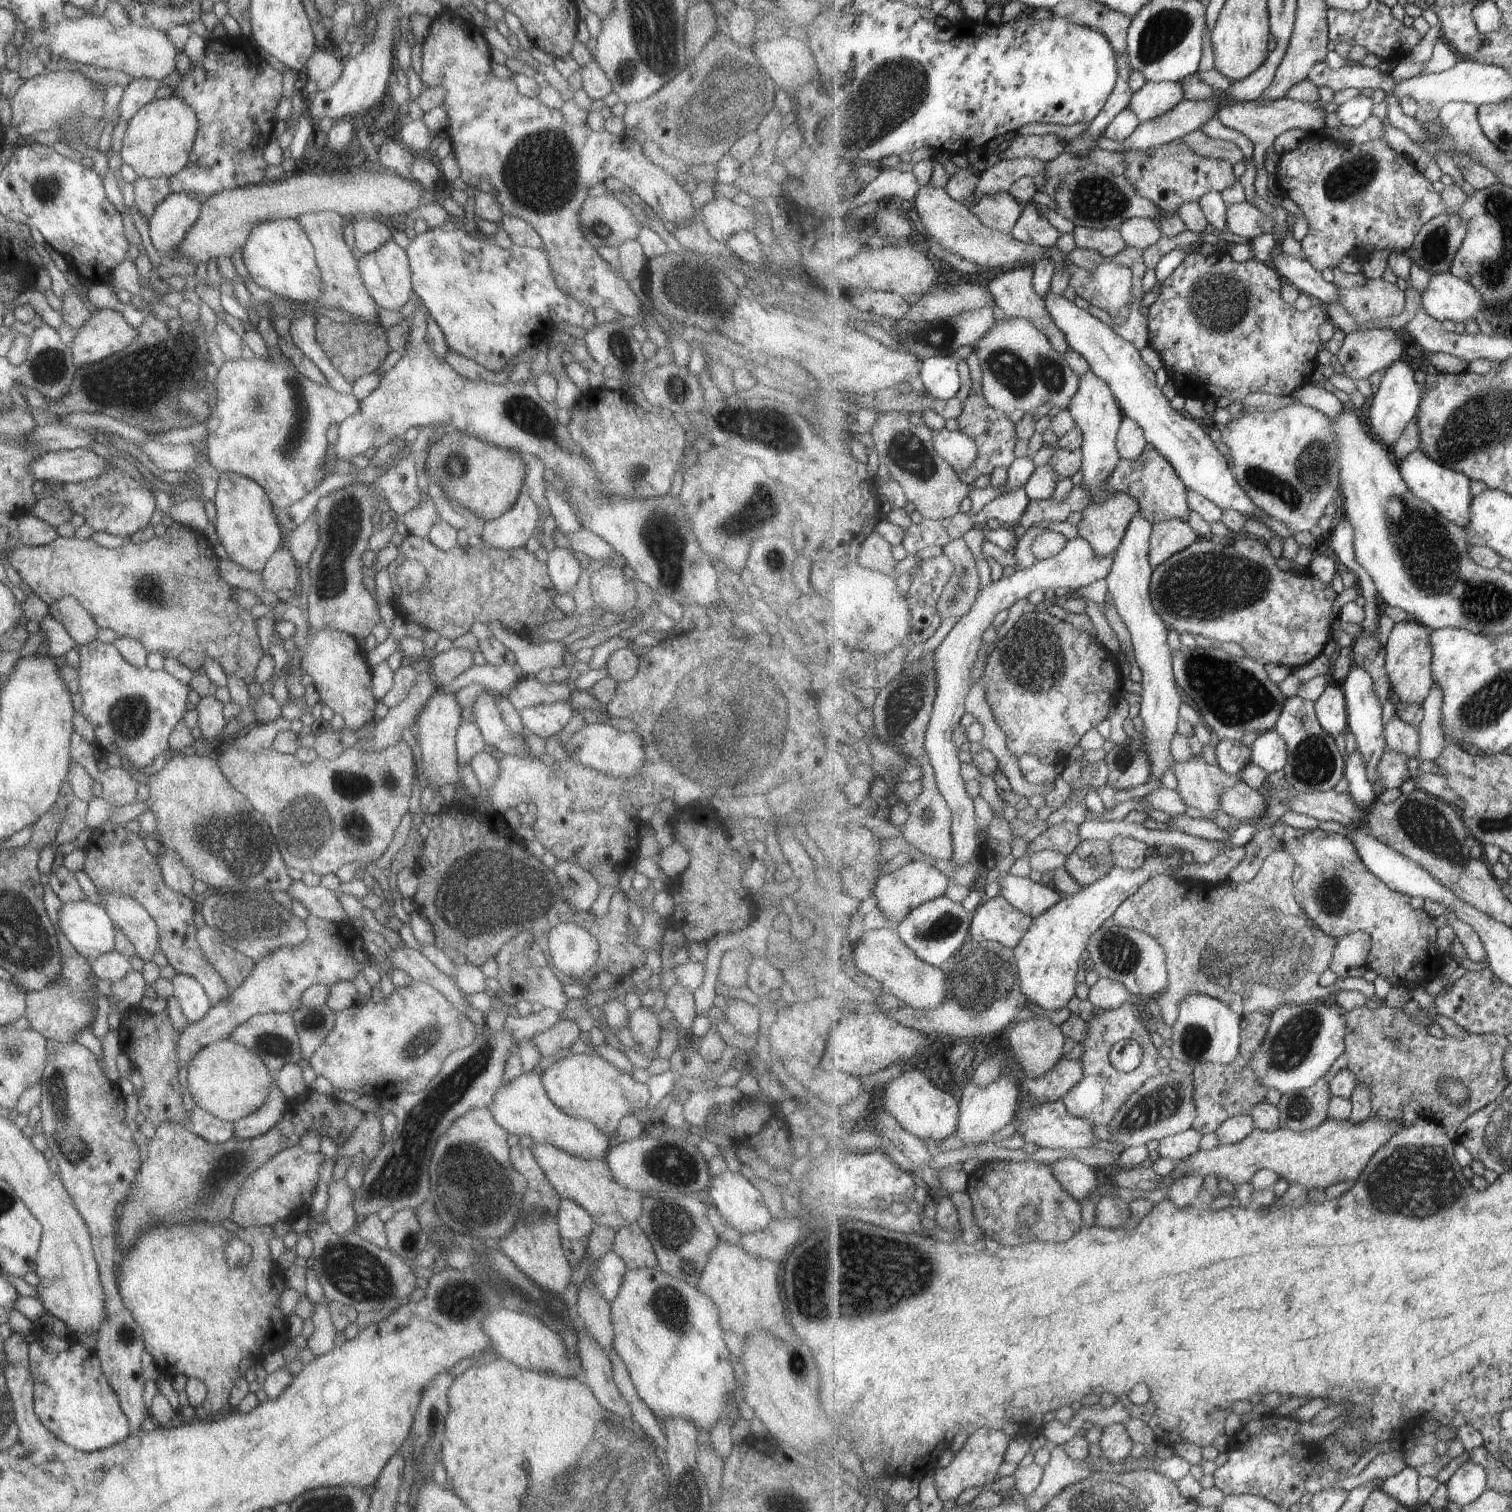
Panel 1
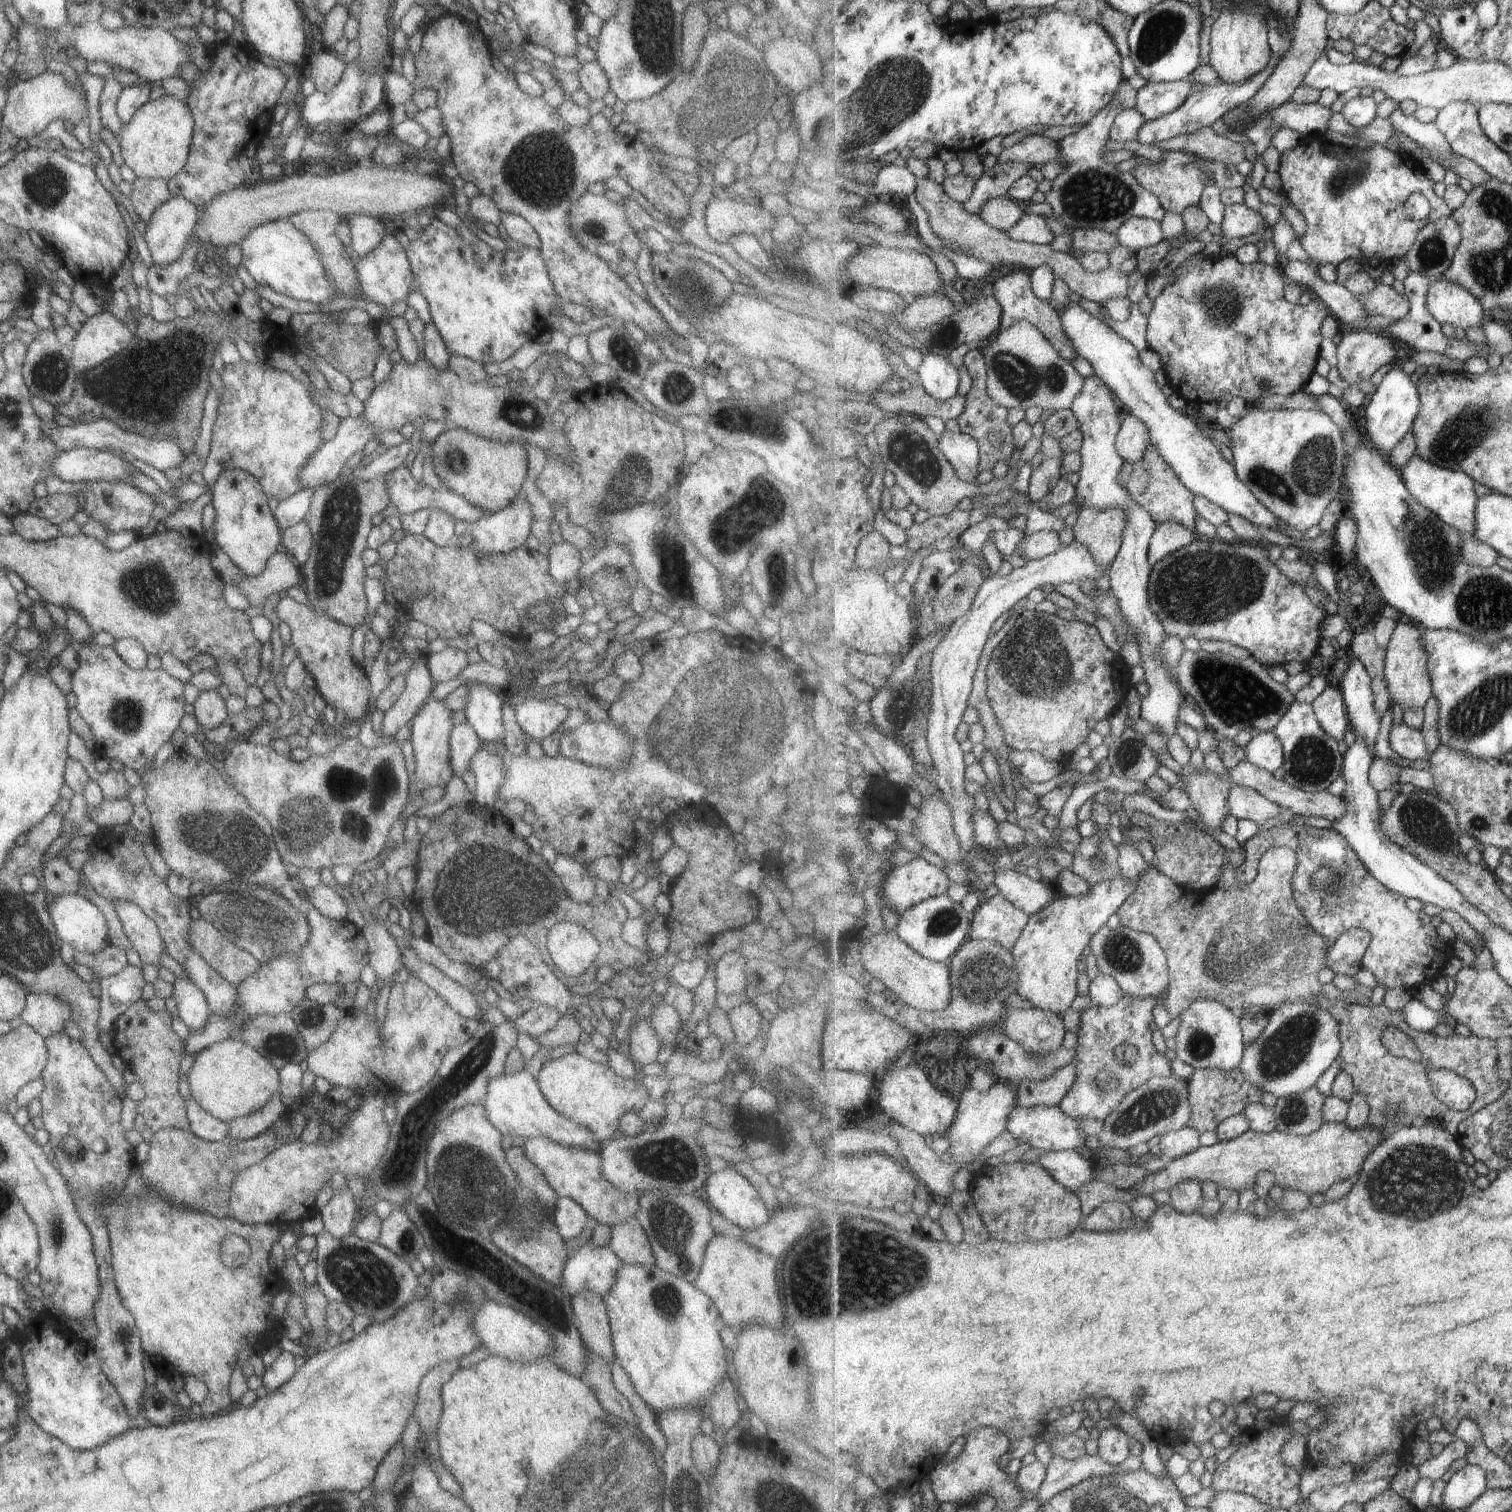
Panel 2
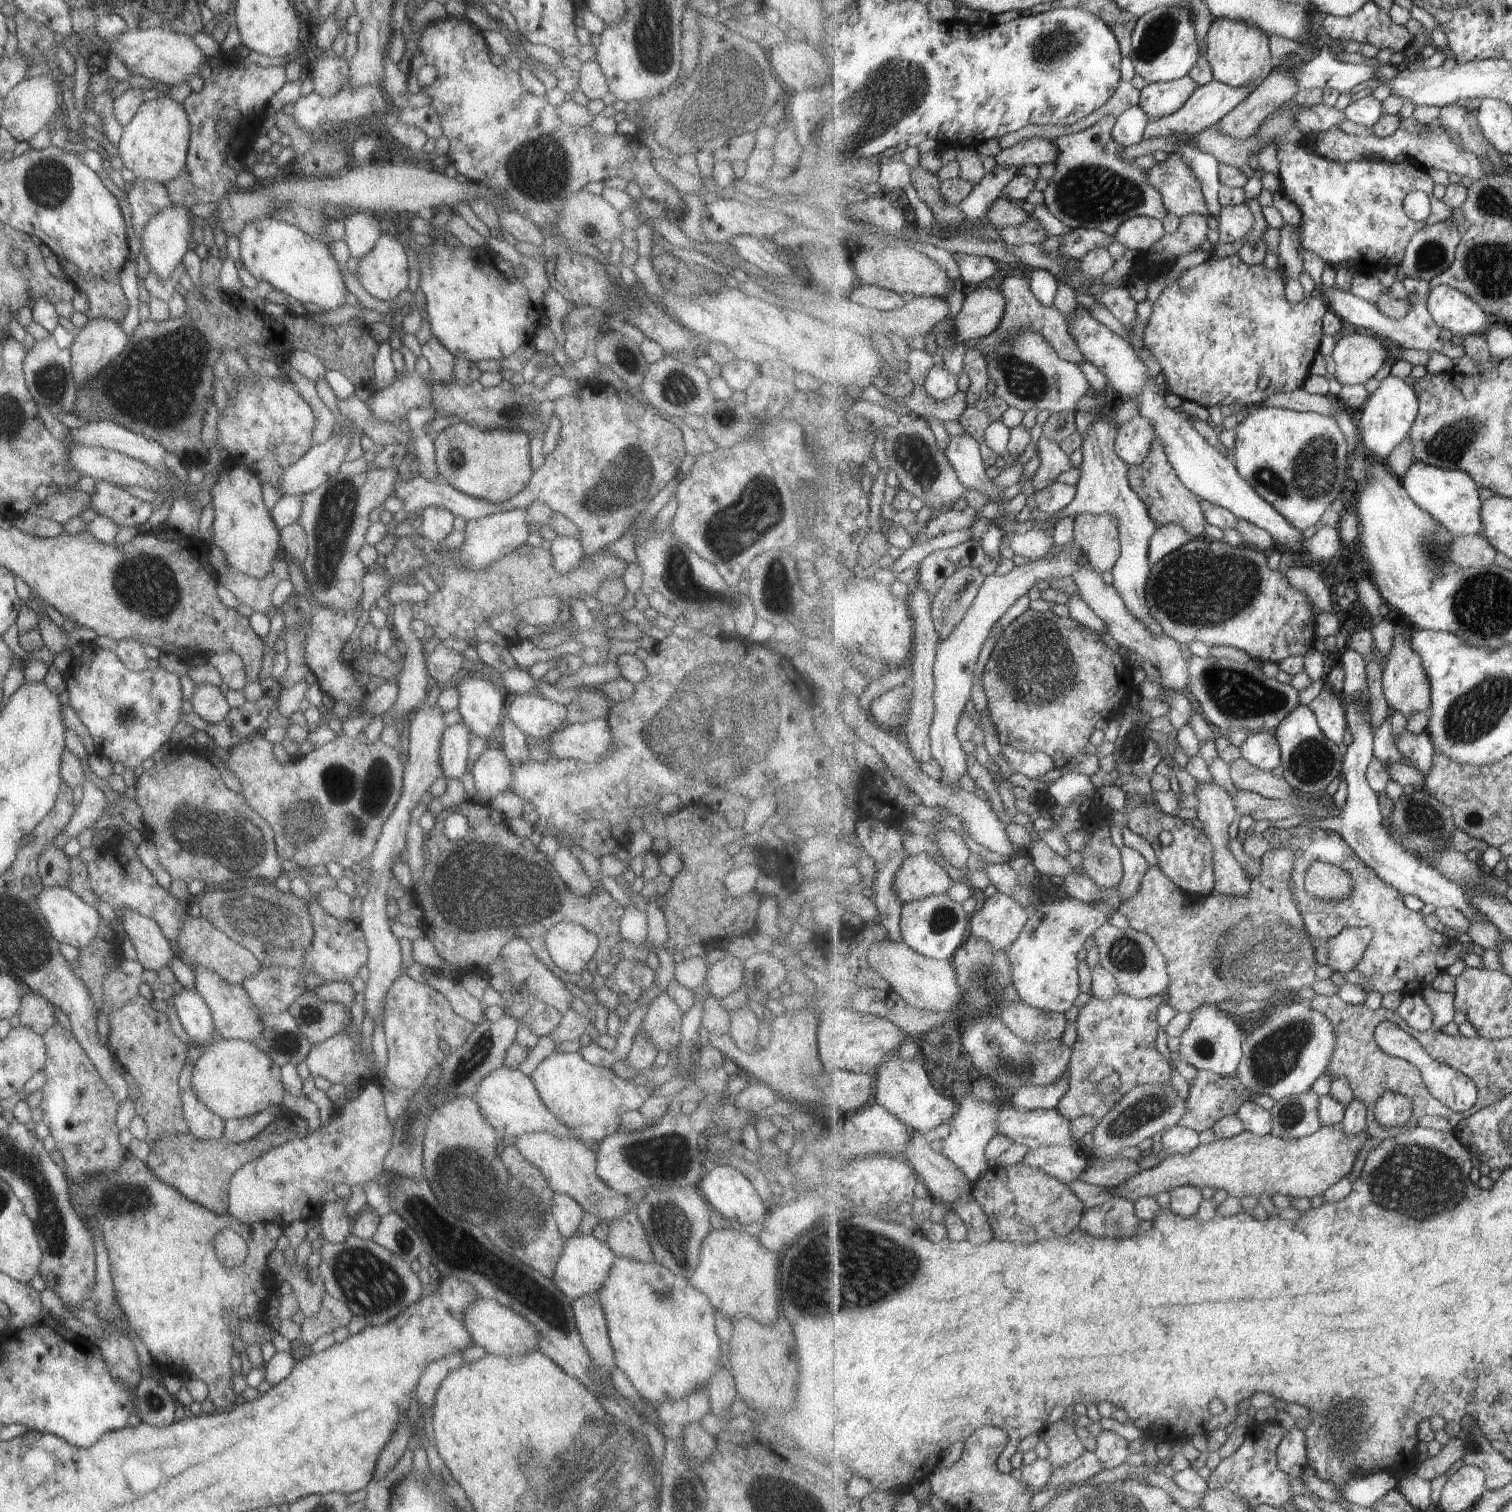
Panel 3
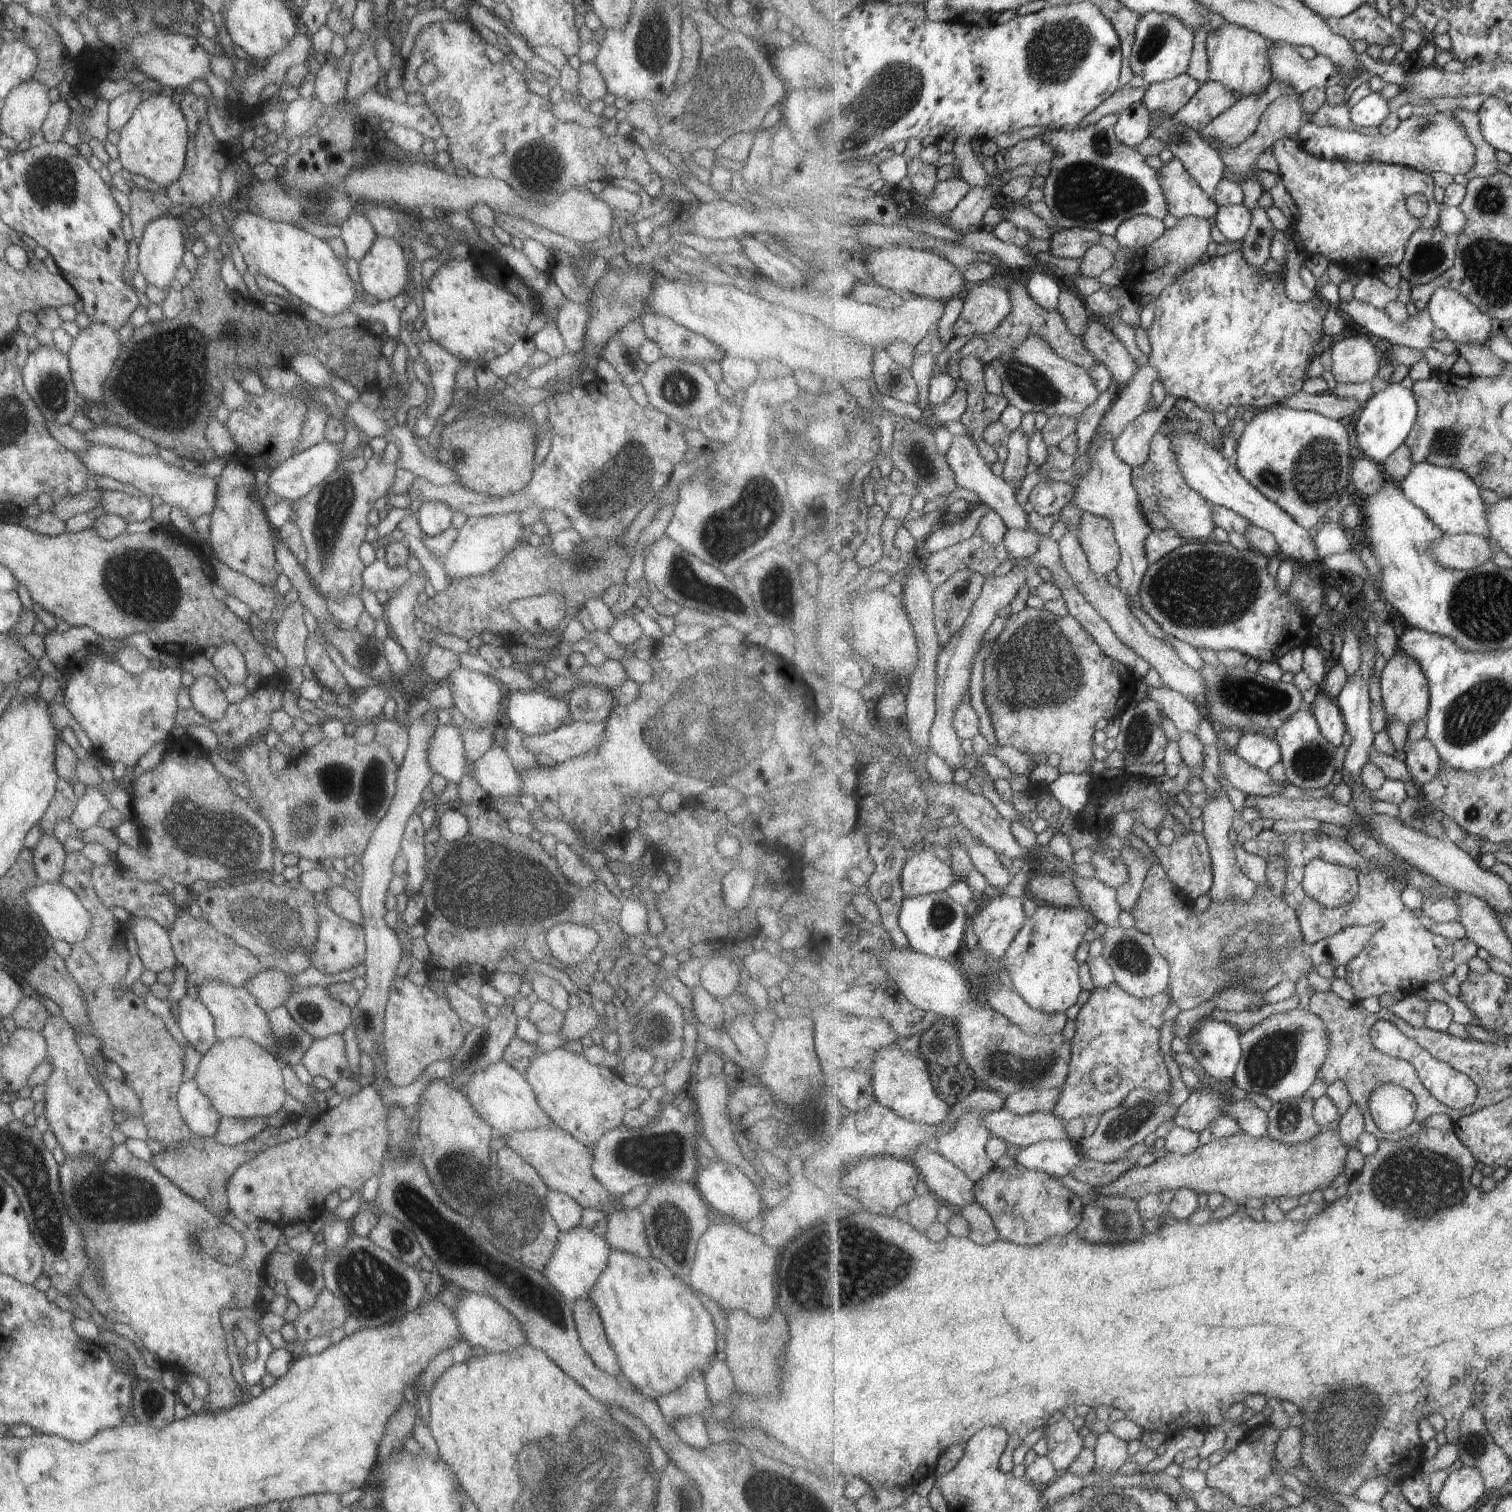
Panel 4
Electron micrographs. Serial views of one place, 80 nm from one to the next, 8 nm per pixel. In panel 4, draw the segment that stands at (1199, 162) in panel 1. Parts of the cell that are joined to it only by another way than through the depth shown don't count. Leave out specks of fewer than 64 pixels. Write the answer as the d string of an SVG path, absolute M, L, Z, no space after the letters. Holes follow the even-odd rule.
M1173 156L1168 163L1164 163L1159 168L1159 174L1164 193L1166 194L1168 210L1171 214L1180 219L1194 216L1203 217L1209 221L1215 220L1219 208L1218 204L1202 189L1202 186L1199 186L1195 177L1187 170L1187 167L1179 158Z

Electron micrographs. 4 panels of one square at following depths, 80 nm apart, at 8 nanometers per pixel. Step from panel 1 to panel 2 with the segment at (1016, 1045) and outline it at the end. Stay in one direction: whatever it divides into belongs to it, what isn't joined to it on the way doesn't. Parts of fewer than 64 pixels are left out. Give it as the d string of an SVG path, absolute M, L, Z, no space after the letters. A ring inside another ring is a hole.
M1039 1008L1011 1009L1002 1024L1004 1032L1030 1055L1048 1055L1063 1046L1063 1016Z

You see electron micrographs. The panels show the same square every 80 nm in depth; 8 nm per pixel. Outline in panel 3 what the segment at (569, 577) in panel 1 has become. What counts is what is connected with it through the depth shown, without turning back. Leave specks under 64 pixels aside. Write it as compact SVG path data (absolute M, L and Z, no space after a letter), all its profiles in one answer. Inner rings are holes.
M561 535L550 542L549 552L552 556L552 570L560 575L576 569L583 556L579 540Z

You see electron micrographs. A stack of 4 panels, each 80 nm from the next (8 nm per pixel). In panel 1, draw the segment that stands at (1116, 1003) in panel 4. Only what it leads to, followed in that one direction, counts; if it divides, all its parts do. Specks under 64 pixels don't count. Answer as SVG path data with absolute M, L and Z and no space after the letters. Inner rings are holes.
M1129 1000L1118 1009L1094 1009L1093 1018L1087 1021L1090 1024L1089 1038L1083 1043L1086 1048L1081 1059L1084 1064L1084 1079L1061 1099L1072 1115L1087 1119L1094 1125L1102 1124L1109 1128L1111 1121L1123 1108L1123 1105L1150 1078L1166 1075L1172 1071L1167 1059L1161 1057L1159 1049L1151 1040L1152 1028L1143 1024L1139 1018L1139 1013L1143 1008L1140 1006L1133 1008ZM1123 1039L1137 1040L1144 1050L1141 1066L1130 1073L1117 1070L1110 1059L1113 1045Z

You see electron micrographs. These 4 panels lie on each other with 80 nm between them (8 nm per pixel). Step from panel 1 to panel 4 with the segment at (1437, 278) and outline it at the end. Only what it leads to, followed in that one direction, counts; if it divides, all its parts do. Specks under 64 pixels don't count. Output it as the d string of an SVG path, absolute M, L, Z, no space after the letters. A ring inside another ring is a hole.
M1438 288L1428 304L1429 312L1435 321L1437 328L1447 334L1447 338L1456 345L1463 343L1488 344L1489 337L1493 335L1493 322L1471 299L1455 289Z

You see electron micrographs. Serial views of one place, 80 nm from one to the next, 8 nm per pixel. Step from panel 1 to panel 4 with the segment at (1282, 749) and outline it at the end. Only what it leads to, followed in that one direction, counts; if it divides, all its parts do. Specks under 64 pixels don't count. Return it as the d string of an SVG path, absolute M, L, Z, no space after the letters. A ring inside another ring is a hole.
M1246 732L1235 751L1250 765L1268 771L1282 761L1282 750L1277 739L1263 732Z

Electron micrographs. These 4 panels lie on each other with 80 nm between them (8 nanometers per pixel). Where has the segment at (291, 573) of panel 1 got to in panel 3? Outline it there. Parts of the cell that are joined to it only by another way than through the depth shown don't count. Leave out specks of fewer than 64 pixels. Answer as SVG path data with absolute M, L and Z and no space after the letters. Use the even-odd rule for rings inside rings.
M282 553L270 564L270 571L262 579L248 577L243 573L228 570L219 574L219 583L222 584L240 604L245 604L255 613L266 615L271 605L270 596L273 589L281 580L288 578L288 564Z

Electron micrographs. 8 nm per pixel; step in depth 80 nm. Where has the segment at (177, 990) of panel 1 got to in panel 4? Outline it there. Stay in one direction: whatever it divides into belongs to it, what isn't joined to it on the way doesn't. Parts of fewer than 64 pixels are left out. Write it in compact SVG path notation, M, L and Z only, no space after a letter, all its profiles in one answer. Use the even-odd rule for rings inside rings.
M182 996L175 1004L178 1007L177 1026L186 1044L201 1055L216 1041L214 1024L209 1011L199 999Z

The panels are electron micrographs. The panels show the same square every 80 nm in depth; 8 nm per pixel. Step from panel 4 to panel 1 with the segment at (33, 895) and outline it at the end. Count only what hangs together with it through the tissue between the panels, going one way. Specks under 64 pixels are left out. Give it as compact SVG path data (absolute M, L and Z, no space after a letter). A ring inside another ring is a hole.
M87 900L62 903L57 926L67 942L86 959L113 950L114 925L99 904Z

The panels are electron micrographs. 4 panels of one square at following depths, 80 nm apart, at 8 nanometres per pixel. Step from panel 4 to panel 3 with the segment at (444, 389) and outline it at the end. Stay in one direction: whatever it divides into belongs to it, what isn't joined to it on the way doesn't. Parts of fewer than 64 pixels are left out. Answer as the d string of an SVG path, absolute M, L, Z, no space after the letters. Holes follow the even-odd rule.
M433 335L420 348L423 358L429 364L431 378L438 383L451 379L452 368L456 363L454 356Z

